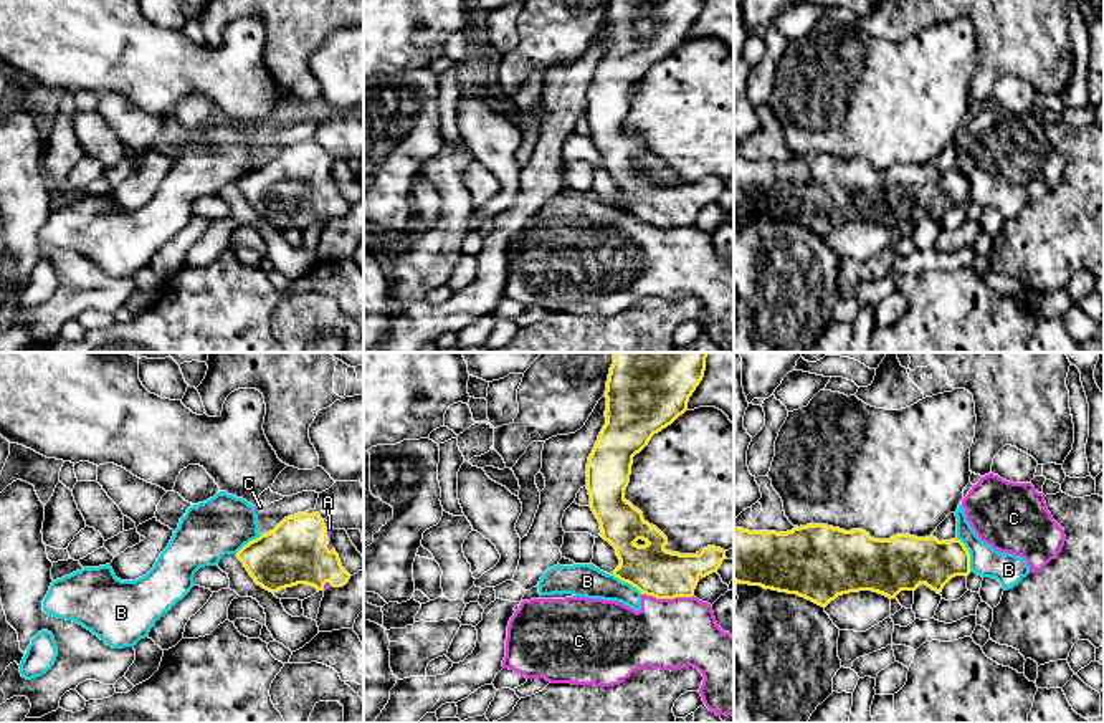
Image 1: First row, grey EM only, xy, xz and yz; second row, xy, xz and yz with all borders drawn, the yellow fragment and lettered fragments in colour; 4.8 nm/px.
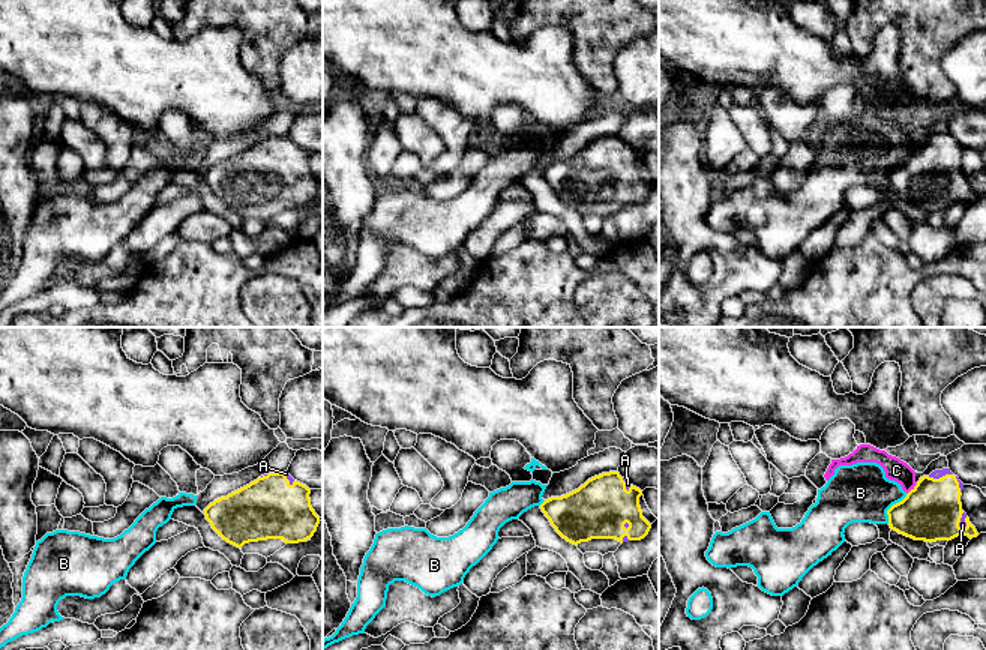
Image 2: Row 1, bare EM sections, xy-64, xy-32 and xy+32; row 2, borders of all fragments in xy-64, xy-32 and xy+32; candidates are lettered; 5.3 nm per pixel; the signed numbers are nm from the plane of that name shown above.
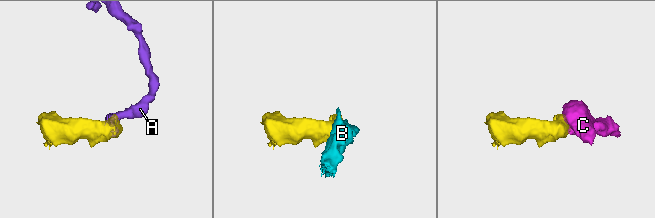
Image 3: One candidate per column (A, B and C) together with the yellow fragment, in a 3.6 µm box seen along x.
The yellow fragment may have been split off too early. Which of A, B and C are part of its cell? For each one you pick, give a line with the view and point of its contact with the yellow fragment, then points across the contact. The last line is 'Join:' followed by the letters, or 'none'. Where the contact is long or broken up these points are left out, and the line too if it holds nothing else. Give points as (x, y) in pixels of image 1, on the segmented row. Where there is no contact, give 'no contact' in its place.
A: contact xy (328, 536); way xy (296, 551), (311, 536), (328, 536), (329, 528)
Join: A

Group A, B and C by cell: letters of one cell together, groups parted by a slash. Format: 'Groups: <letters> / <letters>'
Groups: A / B C

